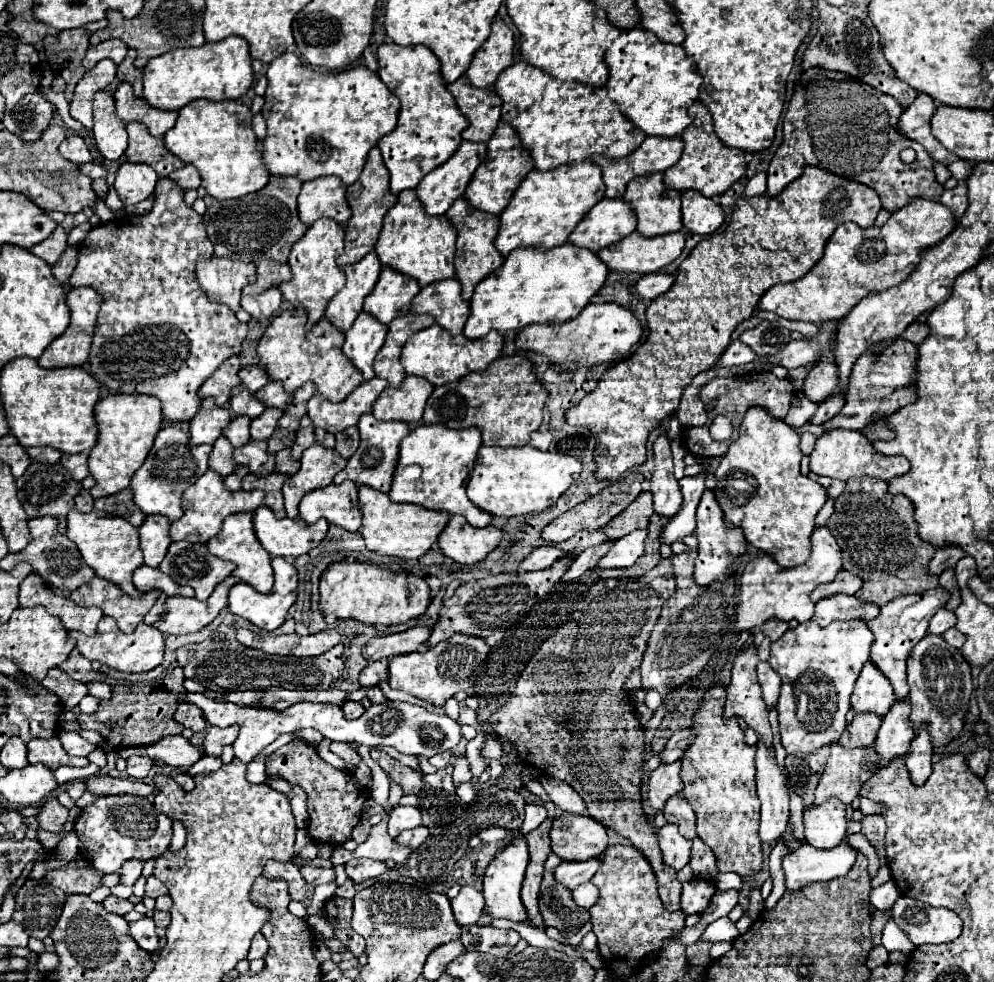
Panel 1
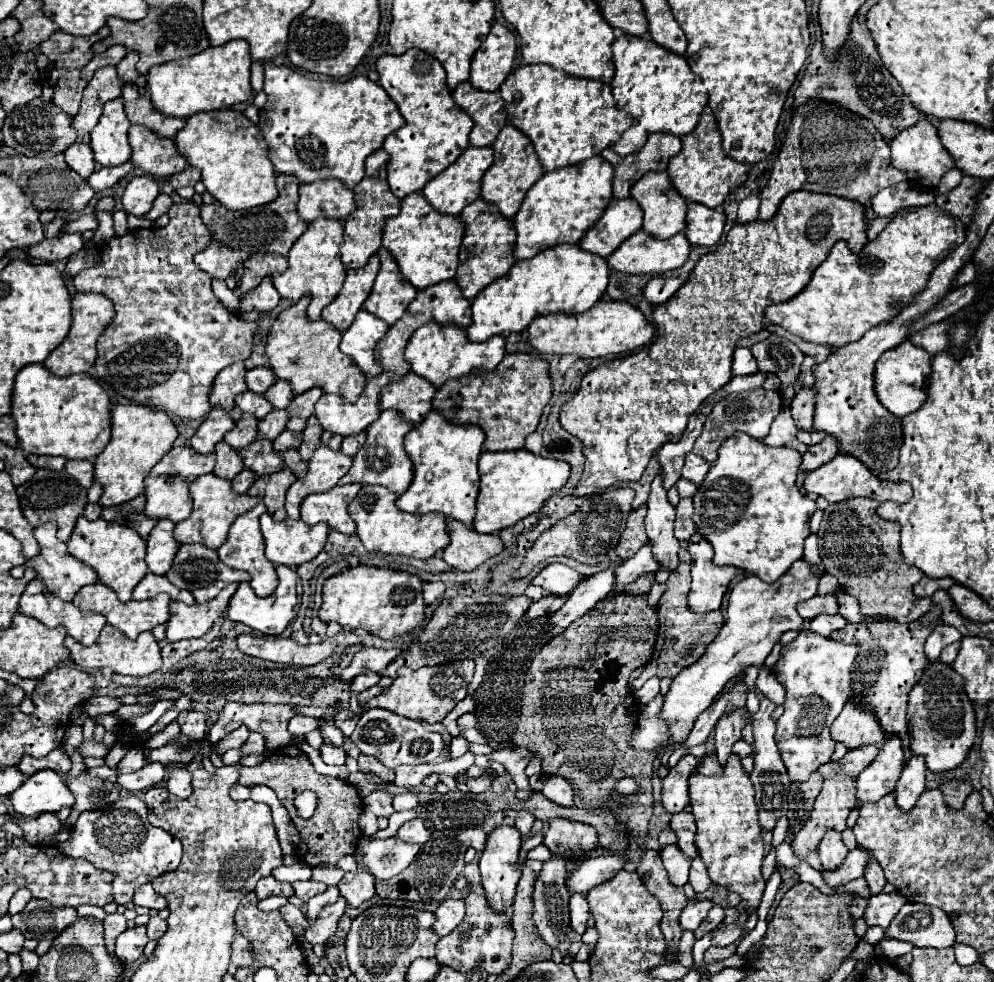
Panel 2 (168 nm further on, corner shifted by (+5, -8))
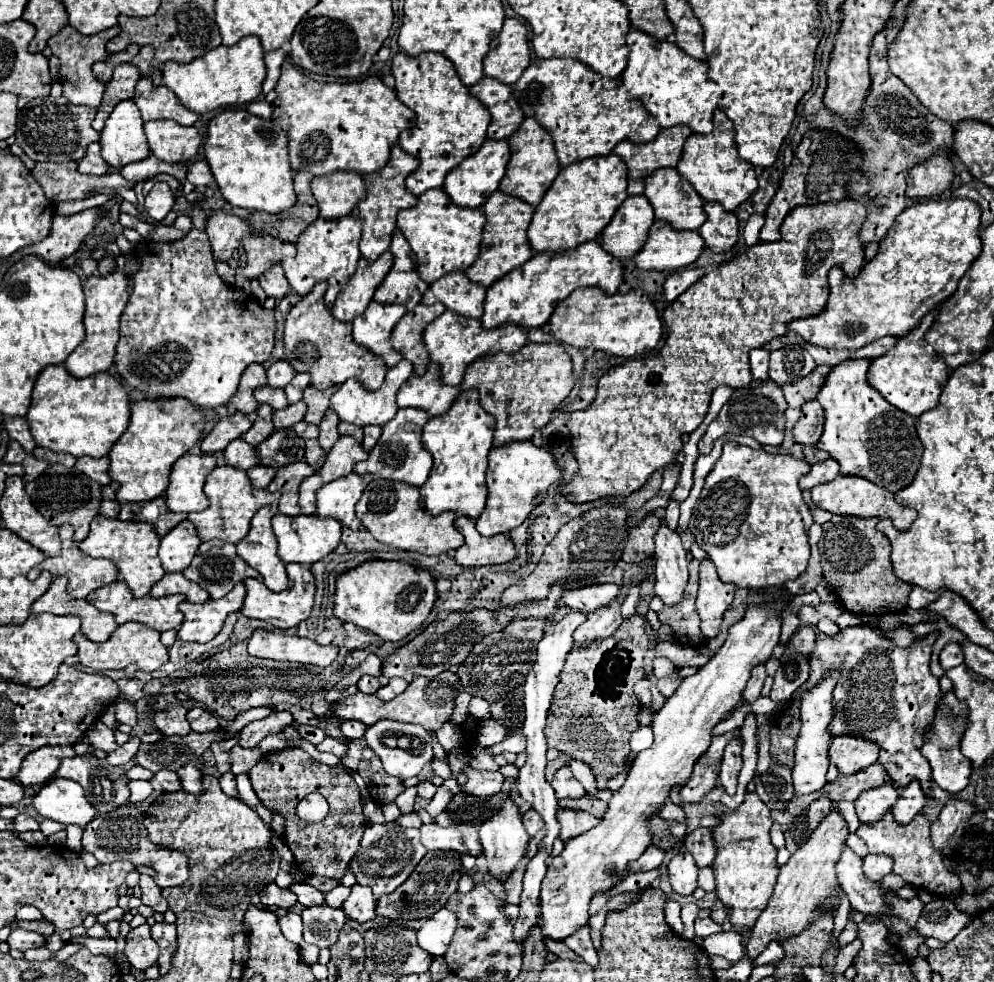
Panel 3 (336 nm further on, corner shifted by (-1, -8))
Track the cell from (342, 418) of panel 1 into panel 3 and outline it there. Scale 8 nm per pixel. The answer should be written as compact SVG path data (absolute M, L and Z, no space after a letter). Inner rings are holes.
M406 360L398 362L394 368L388 370L386 374L386 382L378 388L378 390L366 390L360 380L350 378L348 382L344 382L338 392L334 392L332 396L332 408L336 410L338 418L344 422L352 422L356 426L368 426L368 424L378 424L384 426L386 422L390 422L390 418L394 418L394 414L398 412L398 404L396 404L396 394L400 390L400 386L412 376L414 366Z

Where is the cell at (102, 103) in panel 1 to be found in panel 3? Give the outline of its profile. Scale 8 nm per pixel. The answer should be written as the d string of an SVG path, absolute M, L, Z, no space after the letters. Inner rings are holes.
M124 100L114 108L102 130L100 144L102 158L106 158L112 168L122 168L150 156L144 122L134 100Z

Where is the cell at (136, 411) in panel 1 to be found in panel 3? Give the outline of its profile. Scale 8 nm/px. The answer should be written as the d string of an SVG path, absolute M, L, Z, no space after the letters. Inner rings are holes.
M175 398L166 400L142 400L136 402L132 408L132 418L130 418L130 426L126 428L126 432L118 438L118 442L114 444L114 448L110 450L110 478L120 482L120 490L116 492L116 500L120 504L124 502L146 502L146 500L154 500L158 498L170 480L170 470L174 466L174 462L184 456L198 440L202 440L202 432L204 432L204 414L200 406L194 406L192 402L186 402L185 399Z

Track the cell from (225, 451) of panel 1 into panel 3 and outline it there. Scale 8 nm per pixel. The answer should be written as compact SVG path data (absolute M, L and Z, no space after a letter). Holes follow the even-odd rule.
M238 438L226 446L224 458L226 458L226 464L240 468L240 470L250 470L260 464L258 454L256 454L256 446L250 446L242 438Z

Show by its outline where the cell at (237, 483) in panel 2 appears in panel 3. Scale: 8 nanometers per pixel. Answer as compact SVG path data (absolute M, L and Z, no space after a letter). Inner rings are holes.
M262 464L248 470L248 476L250 476L250 480L252 480L252 484L254 484L256 488L266 488L266 486L274 480L274 474L276 474L274 468L262 466Z

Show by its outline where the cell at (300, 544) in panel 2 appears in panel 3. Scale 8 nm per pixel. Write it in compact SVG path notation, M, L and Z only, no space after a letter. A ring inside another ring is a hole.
M276 514L272 520L274 534L278 538L278 556L288 564L288 562L298 562L298 564L308 564L312 566L314 562L322 560L326 554L330 554L342 534L342 524L334 518L318 518L316 514L300 514L300 516L286 516L286 514Z

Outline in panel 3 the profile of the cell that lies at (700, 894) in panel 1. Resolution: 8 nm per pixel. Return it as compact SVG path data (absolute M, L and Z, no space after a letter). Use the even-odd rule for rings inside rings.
M712 918L696 920L696 936L706 938L706 936L710 936L710 934L718 934L718 932L722 932L722 928L720 928Z

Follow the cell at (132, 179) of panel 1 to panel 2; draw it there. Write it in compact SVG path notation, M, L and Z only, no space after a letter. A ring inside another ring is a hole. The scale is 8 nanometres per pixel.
M134 176L124 188L122 206L126 214L144 216L152 208L152 202L158 194L160 190L152 176Z

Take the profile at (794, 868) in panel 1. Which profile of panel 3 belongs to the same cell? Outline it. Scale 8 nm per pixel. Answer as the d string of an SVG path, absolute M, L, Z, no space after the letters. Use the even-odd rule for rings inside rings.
M868 854L864 858L864 874L876 882L888 876L892 872L892 866L894 866L894 860L888 854Z

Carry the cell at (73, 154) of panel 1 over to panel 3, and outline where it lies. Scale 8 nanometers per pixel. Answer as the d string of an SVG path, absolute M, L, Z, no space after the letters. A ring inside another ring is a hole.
M94 142L94 144L88 146L86 156L78 162L78 170L82 174L96 174L96 176L102 176L102 174L108 172L108 164L100 156L100 144L98 142Z

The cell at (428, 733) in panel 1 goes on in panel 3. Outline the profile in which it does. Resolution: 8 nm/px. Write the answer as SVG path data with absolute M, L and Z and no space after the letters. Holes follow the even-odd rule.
M380 720L374 726L370 726L364 734L368 748L372 748L378 758L382 760L384 770L390 776L396 776L400 780L418 776L420 770L430 764L432 760L432 738L428 734L428 730L424 730L422 726L416 724L404 724L404 722L396 722L396 720Z

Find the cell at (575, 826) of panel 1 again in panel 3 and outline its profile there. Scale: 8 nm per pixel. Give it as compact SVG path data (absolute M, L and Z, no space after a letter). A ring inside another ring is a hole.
M560 808L558 814L556 814L562 830L560 830L560 838L566 842L578 834L584 834L588 832L590 828L594 828L600 820L594 818L592 814L588 812L582 812L582 810L564 810Z

